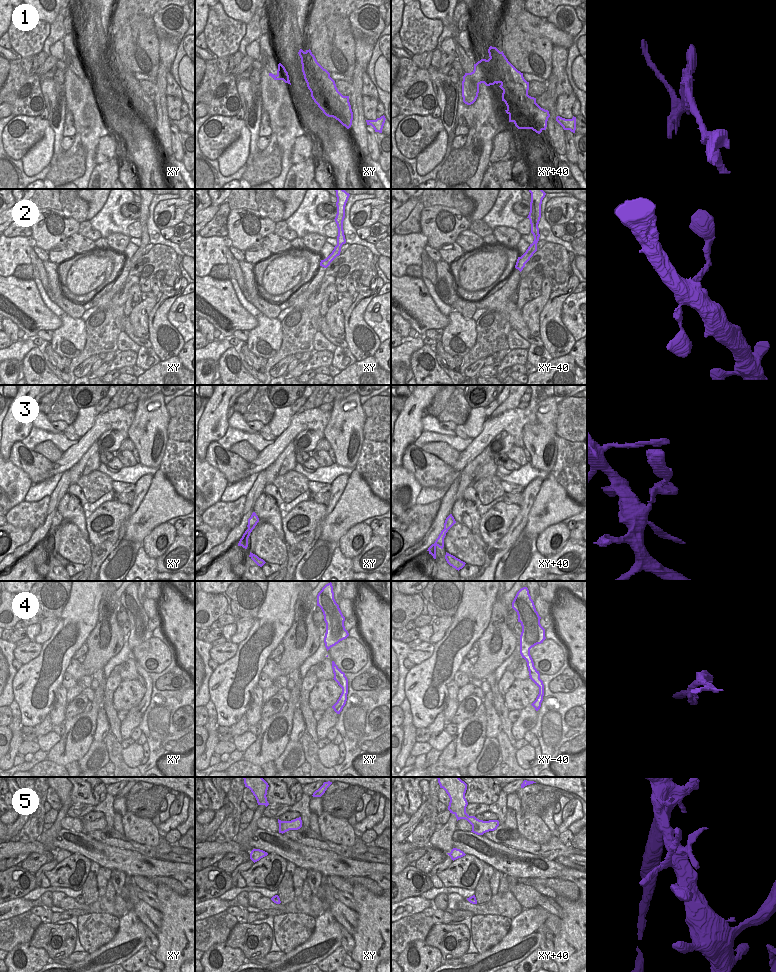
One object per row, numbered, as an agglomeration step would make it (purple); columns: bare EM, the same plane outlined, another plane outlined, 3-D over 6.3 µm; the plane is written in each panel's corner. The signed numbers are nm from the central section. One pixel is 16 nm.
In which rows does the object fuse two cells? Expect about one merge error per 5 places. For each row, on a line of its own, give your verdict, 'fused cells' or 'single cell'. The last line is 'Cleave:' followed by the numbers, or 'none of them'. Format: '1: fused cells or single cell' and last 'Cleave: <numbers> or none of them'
1: fused cells
2: single cell
3: fused cells
4: single cell
5: single cell
Cleave: 1, 3

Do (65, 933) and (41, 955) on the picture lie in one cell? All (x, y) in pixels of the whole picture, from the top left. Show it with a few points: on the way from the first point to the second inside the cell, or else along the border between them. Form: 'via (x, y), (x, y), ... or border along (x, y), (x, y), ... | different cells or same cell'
border along (28, 942), (33, 946), (42, 947), (51, 960) | different cells

